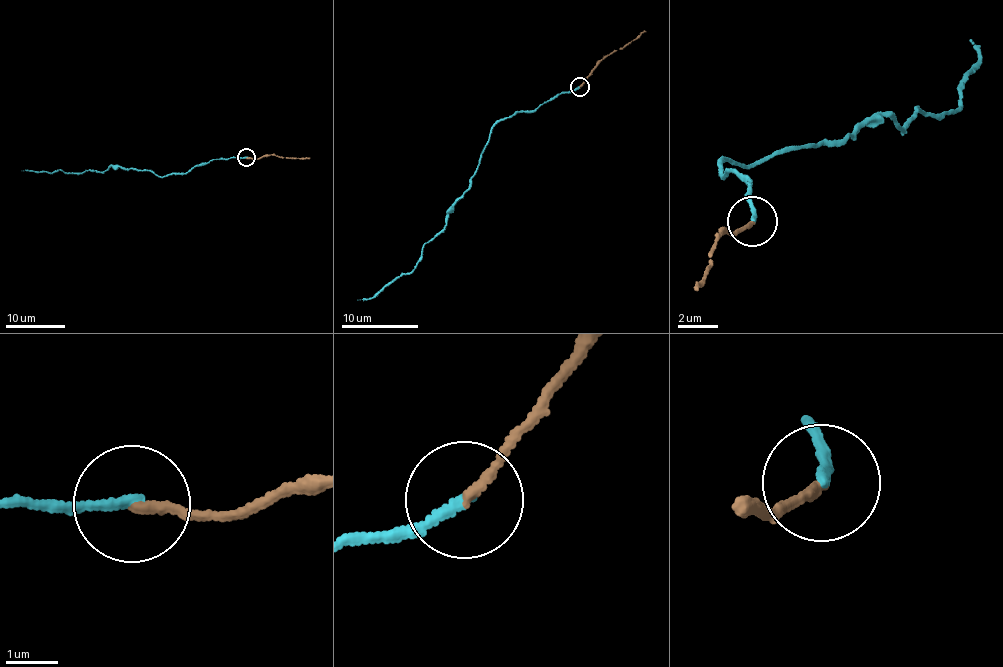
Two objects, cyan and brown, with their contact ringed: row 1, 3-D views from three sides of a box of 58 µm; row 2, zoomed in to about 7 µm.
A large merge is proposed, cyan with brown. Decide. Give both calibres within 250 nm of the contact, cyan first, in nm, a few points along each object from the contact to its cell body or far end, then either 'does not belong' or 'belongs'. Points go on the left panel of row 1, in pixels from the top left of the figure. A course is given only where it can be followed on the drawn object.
190/170 nm | cyan via (246, 157), (209, 161), (186, 172), (162, 176), (147, 169), (139, 171), (113, 165), (99, 172), (21, 170) | brown via (246, 157), (256, 159), (270, 154), (310, 157) | belongs

